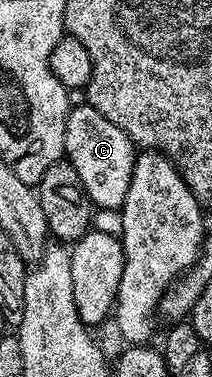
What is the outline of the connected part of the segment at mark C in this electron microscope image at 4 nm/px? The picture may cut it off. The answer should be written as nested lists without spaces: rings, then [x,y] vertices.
[[[81,102],[77,108],[76,105],[69,107],[66,118],[64,156],[74,166],[74,170],[78,170],[80,186],[97,209],[112,208],[112,210],[118,210],[124,205],[126,190],[130,188],[132,167],[136,164],[137,155],[138,148],[132,143],[132,139],[121,128],[114,126],[114,122],[110,122],[110,118],[102,118],[102,114],[98,114],[98,110],[94,110],[91,104]]]

